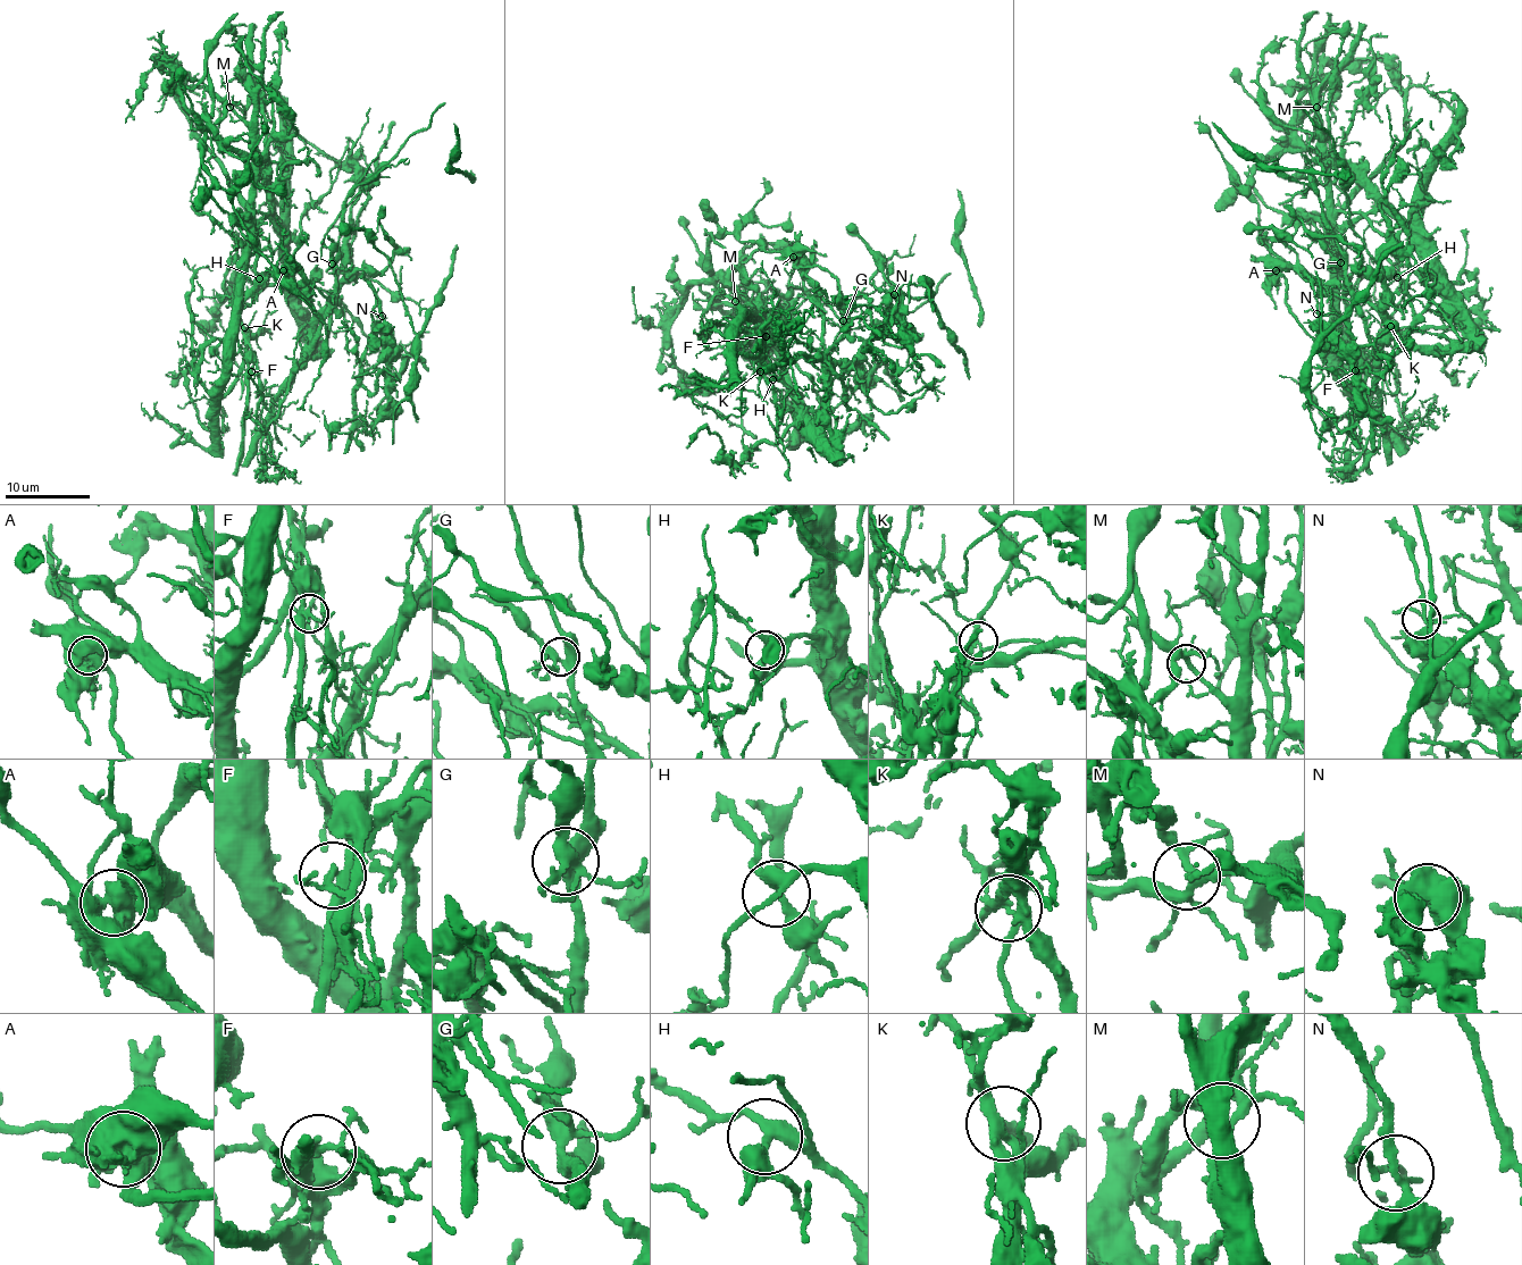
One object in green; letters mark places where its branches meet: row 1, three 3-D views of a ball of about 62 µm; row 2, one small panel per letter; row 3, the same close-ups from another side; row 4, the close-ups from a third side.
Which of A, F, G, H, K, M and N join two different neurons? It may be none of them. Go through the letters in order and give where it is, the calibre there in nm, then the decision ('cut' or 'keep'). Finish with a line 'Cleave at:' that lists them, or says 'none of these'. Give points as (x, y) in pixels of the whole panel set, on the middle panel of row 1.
A: place (793, 257); calibre 550 nm; cut
F: place (766, 336); calibre 280 nm; cut
G: place (843, 320); calibre 400 nm; keep
H: place (772, 379); calibre 280 nm; keep
K: place (760, 371); calibre 260 nm; cut
M: place (735, 301); calibre 240 nm; keep
N: place (894, 294); calibre 200 nm; keep
Cleave at: A, F, K

